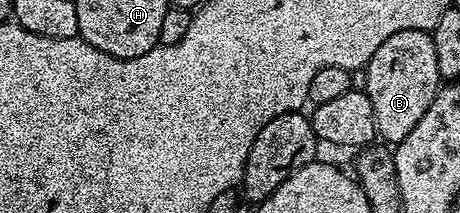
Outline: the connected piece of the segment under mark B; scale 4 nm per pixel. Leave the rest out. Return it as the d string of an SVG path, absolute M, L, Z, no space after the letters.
M423 29L399 31L391 35L391 39L387 39L383 47L375 51L375 55L371 55L369 64L364 69L367 75L364 93L371 99L371 107L375 107L378 138L385 143L407 139L407 135L411 135L415 128L415 123L419 123L427 107L431 107L443 84L439 75L439 63L435 63L432 36Z

